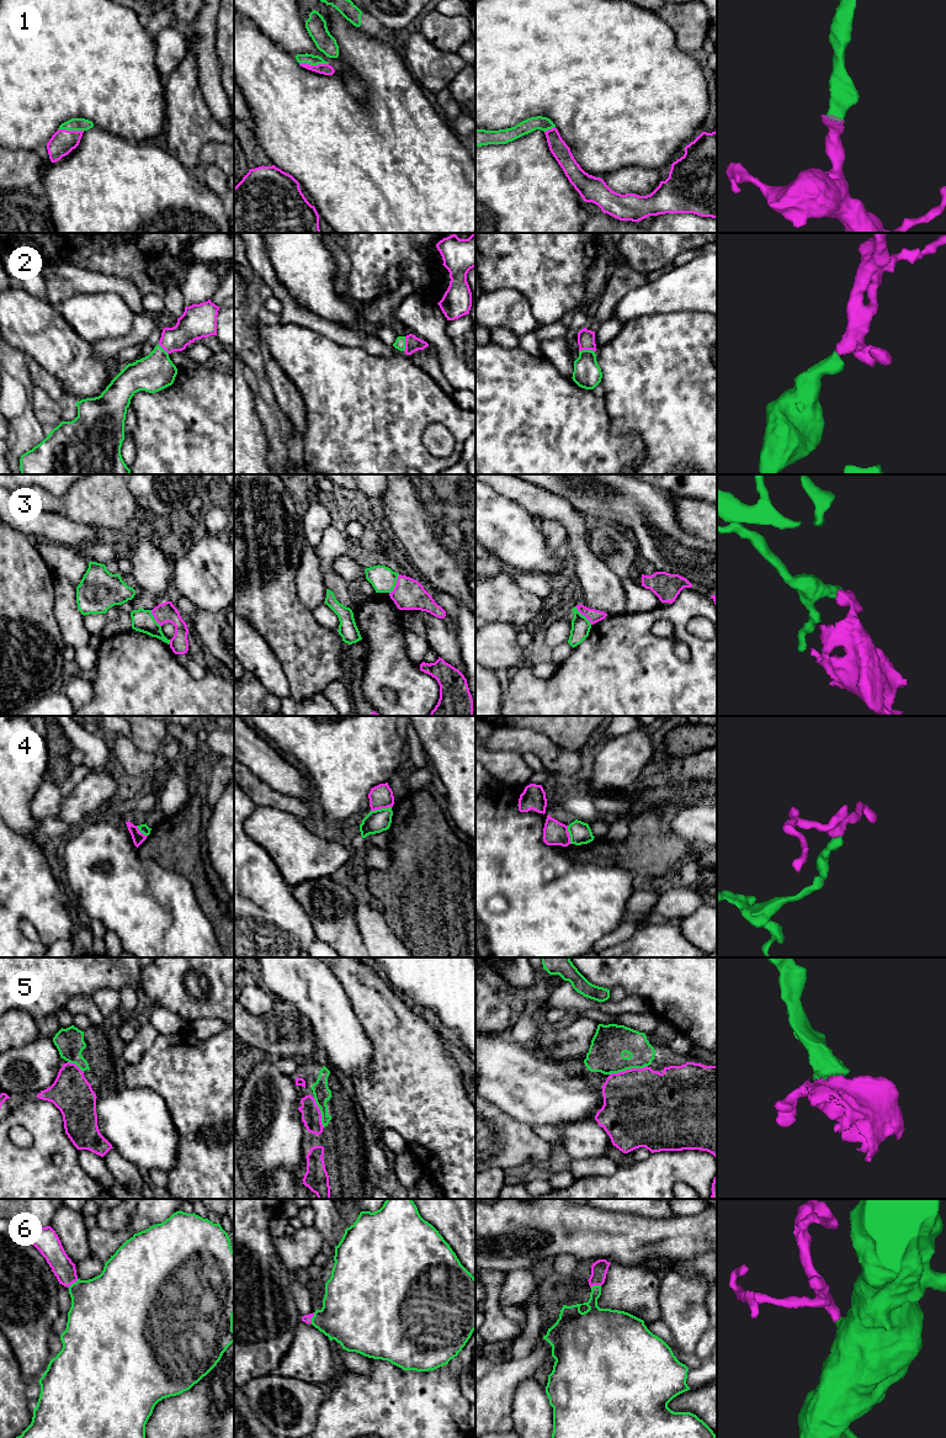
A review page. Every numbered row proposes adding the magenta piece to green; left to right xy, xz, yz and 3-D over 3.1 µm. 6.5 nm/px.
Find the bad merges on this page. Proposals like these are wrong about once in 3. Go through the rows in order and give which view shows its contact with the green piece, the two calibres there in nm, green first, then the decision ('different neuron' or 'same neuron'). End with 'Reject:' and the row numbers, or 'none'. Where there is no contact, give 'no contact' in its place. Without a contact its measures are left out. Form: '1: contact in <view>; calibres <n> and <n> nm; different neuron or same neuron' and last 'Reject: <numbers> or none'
1: contact in xz; calibres 70 and 70 nm; same neuron
2: contact in yz; calibres 180 and 110 nm; same neuron
3: contact in xz; calibres 170 and 200 nm; different neuron
4: contact in xz; calibres 150 and 160 nm; different neuron
5: contact in yz; calibres 220 and 480 nm; same neuron
6: contact in yz; calibres 220 and 110 nm; same neuron
Reject: 3, 4

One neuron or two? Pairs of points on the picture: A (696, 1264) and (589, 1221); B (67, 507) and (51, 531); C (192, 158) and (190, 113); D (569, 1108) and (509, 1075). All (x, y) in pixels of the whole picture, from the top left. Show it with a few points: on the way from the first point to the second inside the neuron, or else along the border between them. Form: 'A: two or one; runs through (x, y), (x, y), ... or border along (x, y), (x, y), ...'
A: two; border along (703, 1252), (685, 1259), (657, 1257)
B: two; border along (46, 510), (60, 513), (72, 520), (89, 525)
C: one; runs through (190, 147), (190, 125)
D: one; runs through (554, 1094), (536, 1091), (524, 1084)

